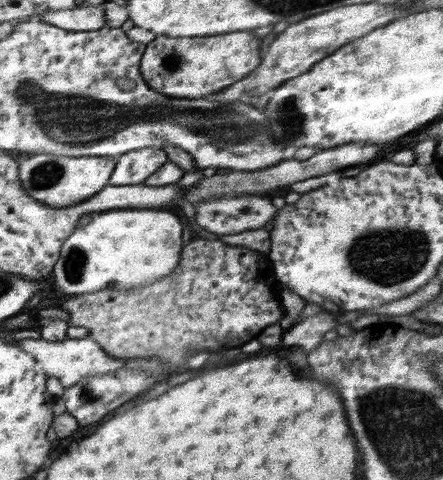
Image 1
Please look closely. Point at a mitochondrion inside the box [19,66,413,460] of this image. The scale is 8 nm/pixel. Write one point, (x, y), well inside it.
(289, 120)

